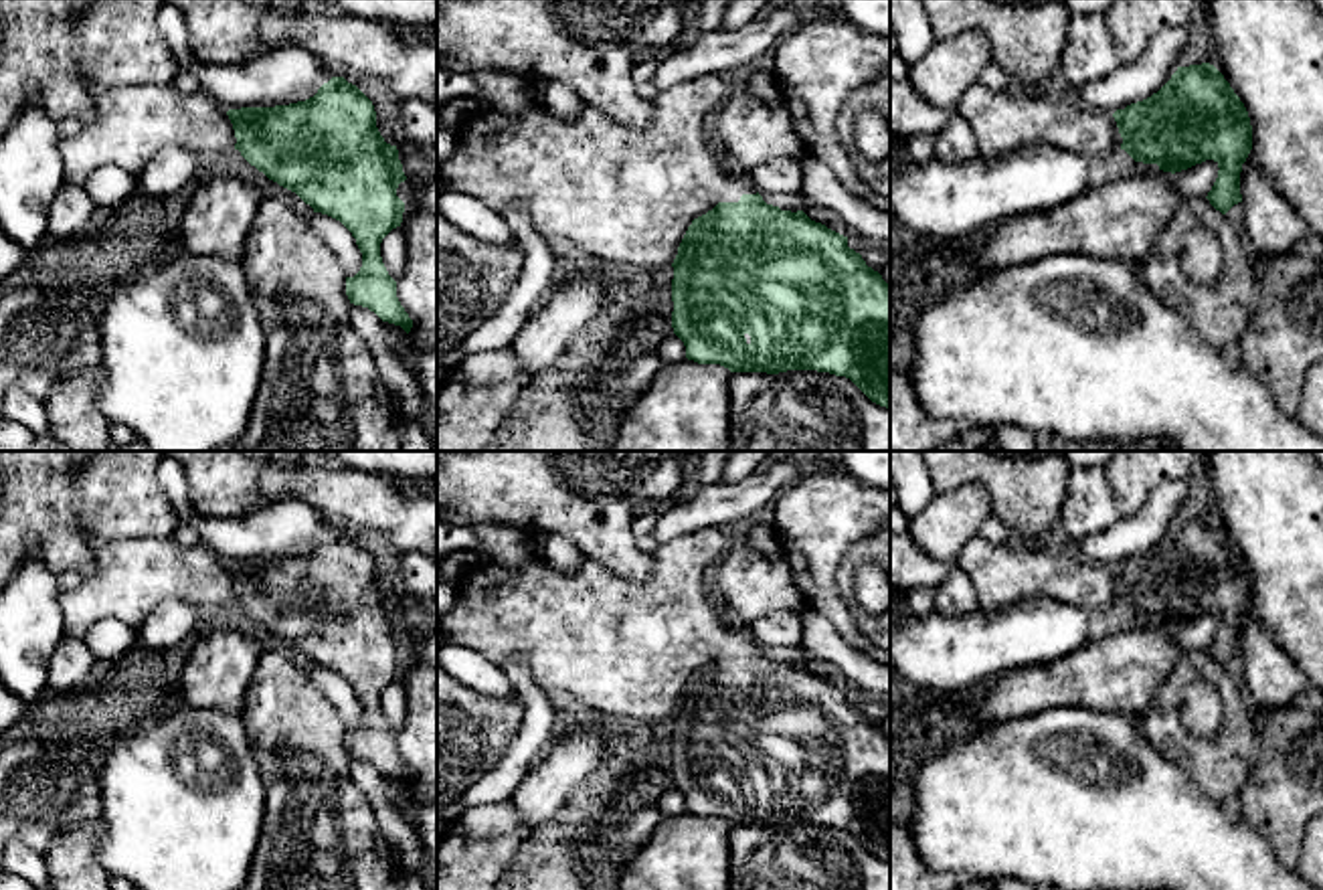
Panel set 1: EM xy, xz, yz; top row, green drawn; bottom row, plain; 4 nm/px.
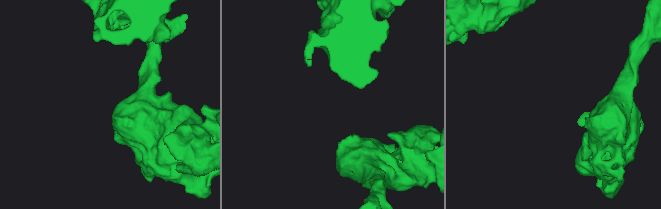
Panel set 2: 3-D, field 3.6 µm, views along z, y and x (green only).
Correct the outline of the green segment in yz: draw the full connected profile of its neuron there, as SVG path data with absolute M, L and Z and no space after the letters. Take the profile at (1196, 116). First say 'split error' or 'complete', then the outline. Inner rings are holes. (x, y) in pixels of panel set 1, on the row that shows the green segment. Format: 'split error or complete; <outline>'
split error; M1210 63L1177 67L1157 93L1115 113L1084 105L1068 91L991 91L979 83L965 91L957 111L977 138L979 158L987 162L1028 144L1048 144L1086 160L1121 148L1135 162L1157 164L1171 174L1214 160L1220 170L1206 198L1222 214L1242 202L1240 172L1252 150L1252 125L1240 97Z

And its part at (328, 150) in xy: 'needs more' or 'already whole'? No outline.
needs more

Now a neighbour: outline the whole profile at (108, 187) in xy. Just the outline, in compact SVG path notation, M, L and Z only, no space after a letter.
M99 166L83 182L95 208L119 206L138 186L138 178L117 166Z

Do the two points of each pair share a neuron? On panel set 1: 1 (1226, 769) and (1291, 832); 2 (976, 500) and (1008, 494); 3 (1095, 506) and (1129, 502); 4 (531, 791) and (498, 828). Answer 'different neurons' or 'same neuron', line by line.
1: different neurons
2: different neurons
3: different neurons
4: different neurons

